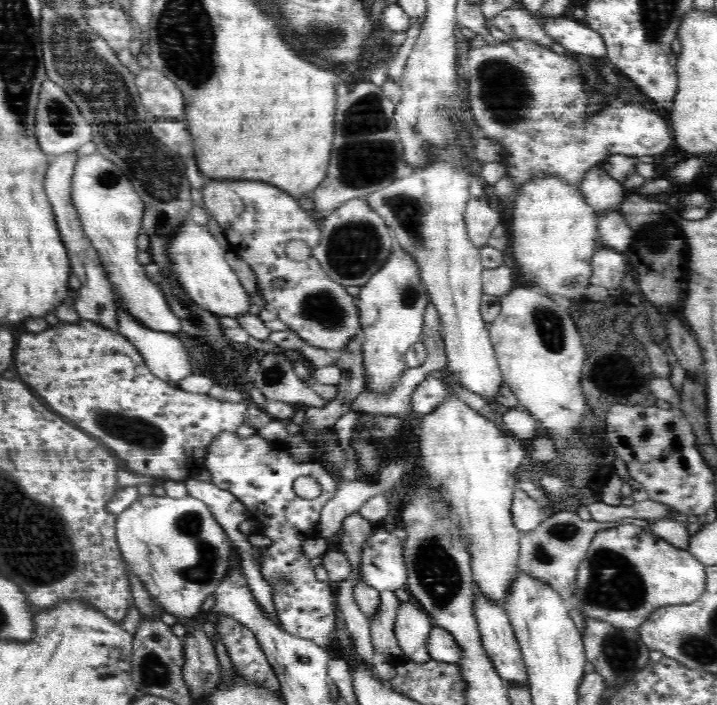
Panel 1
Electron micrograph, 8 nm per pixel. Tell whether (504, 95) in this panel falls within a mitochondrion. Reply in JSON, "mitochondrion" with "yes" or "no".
{"mitochondrion":"yes"}

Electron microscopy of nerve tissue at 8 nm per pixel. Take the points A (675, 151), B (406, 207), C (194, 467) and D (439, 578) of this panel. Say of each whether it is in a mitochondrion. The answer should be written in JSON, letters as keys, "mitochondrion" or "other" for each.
{"A":"other","B":"mitochondrion","C":"other","D":"mitochondrion"}

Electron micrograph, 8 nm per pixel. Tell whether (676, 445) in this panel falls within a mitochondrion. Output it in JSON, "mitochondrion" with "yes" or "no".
{"mitochondrion":"no"}

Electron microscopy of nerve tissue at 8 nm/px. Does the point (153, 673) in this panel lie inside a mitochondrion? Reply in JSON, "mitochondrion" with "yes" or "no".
{"mitochondrion":"yes"}

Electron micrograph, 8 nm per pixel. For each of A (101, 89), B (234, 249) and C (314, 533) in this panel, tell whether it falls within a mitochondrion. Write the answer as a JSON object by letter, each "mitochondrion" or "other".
{"A":"mitochondrion","B":"other","C":"other"}

